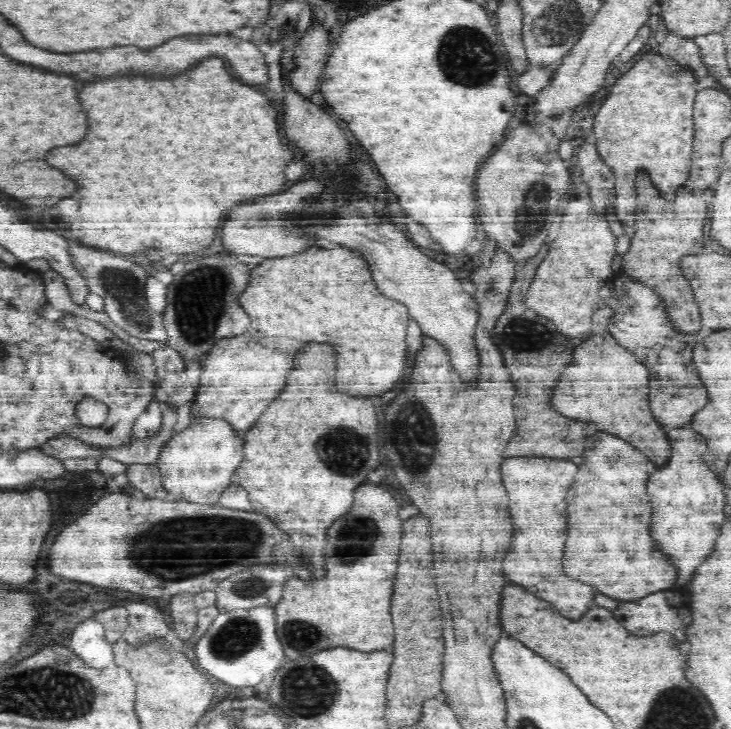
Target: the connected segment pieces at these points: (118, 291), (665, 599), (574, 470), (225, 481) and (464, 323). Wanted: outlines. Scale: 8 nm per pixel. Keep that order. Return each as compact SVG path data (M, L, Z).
M67 239L68 260L75 271L85 280L89 292L104 297L106 301L105 313L111 318L112 324L127 332L130 336L142 340L166 342L168 335L163 325L163 313L156 312L145 299L146 272L142 266L104 252L105 249L90 248L78 244L78 240Z
M672 590L654 592L636 602L620 602L608 598L606 594L596 594L594 604L614 608L614 612L622 616L622 624L626 624L626 628L630 628L630 632L638 636L650 636L652 633L664 631L670 632L678 644L686 642L684 624L678 618L680 594Z
M512 456L502 462L502 480L504 480L502 484L508 490L510 512L516 526L514 550L508 552L504 560L504 574L512 582L528 586L528 592L532 592L540 600L554 604L558 612L562 612L562 615L570 619L574 616L582 616L582 612L588 610L594 594L594 586L572 580L562 572L562 554L564 554L566 524L568 524L568 518L564 516L566 494L576 474L578 474L578 466L568 458L552 460L552 458Z
M226 424L188 426L174 442L166 444L158 462L163 489L171 499L202 506L214 506L220 502L222 493L230 486L232 474L242 460L242 440Z
M372 220L368 226L362 228L364 238L370 250L376 252L388 252L388 254L364 254L366 261L372 268L372 276L382 293L394 296L397 301L402 301L410 314L420 322L426 332L432 332L430 336L438 336L438 340L446 340L450 344L448 350L454 352L454 364L458 368L474 368L474 348L470 348L470 336L474 336L474 324L478 318L478 307L473 296L464 291L458 278L440 262L434 262L416 244L410 244L410 250L406 250L406 232L400 228L394 228L388 222Z

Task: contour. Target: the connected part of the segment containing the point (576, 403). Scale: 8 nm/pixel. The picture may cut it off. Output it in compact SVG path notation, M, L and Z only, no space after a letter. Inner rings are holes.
M604 332L602 336L592 334L586 342L576 346L568 370L580 372L580 366L588 366L586 378L576 376L578 380L566 380L566 374L562 374L564 378L557 380L552 388L552 408L562 416L596 422L602 430L630 440L646 454L654 454L650 460L656 464L664 464L670 458L671 448L666 438L666 429L652 418L648 408L648 368L640 364L632 352L622 348L614 337L610 338ZM594 364L602 364L600 374L594 372Z

